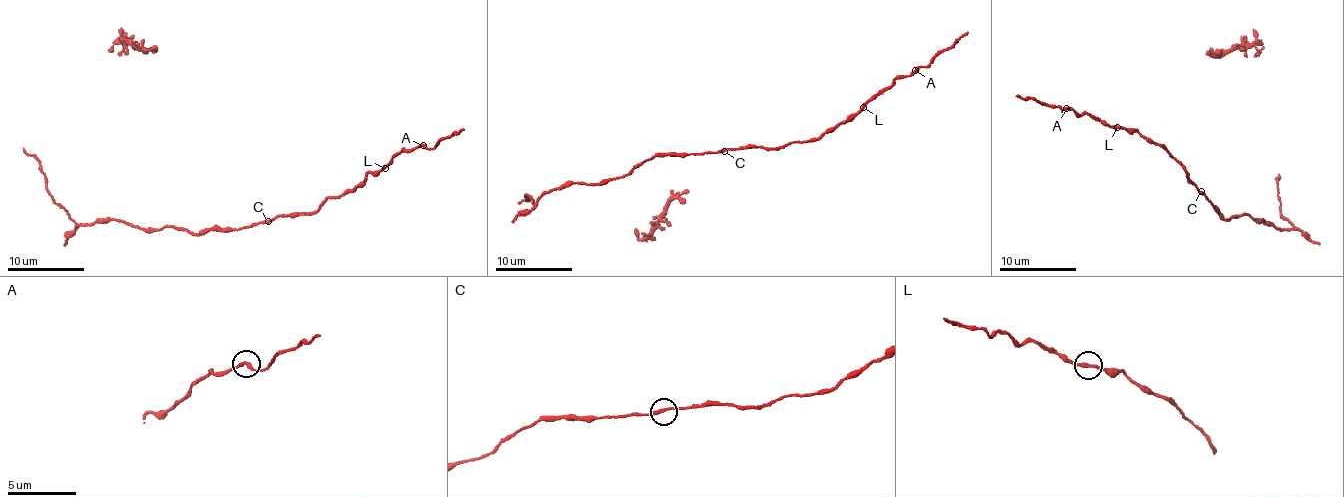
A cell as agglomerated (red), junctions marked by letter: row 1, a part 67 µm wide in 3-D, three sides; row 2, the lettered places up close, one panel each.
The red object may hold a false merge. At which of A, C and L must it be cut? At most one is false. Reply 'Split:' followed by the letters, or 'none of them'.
Split: A

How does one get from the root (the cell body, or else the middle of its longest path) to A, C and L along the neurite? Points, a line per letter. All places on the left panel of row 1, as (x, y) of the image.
A: (168, 227), (199, 234), (317, 212), (327, 197), (354, 192), (368, 173), (378, 173), (404, 149), (423, 146)
C: (168, 227), (186, 228), (199, 234), (212, 229), (252, 227), (268, 221)
L: (168, 227), (199, 234), (317, 212), (327, 197), (354, 192), (368, 173), (385, 168)

